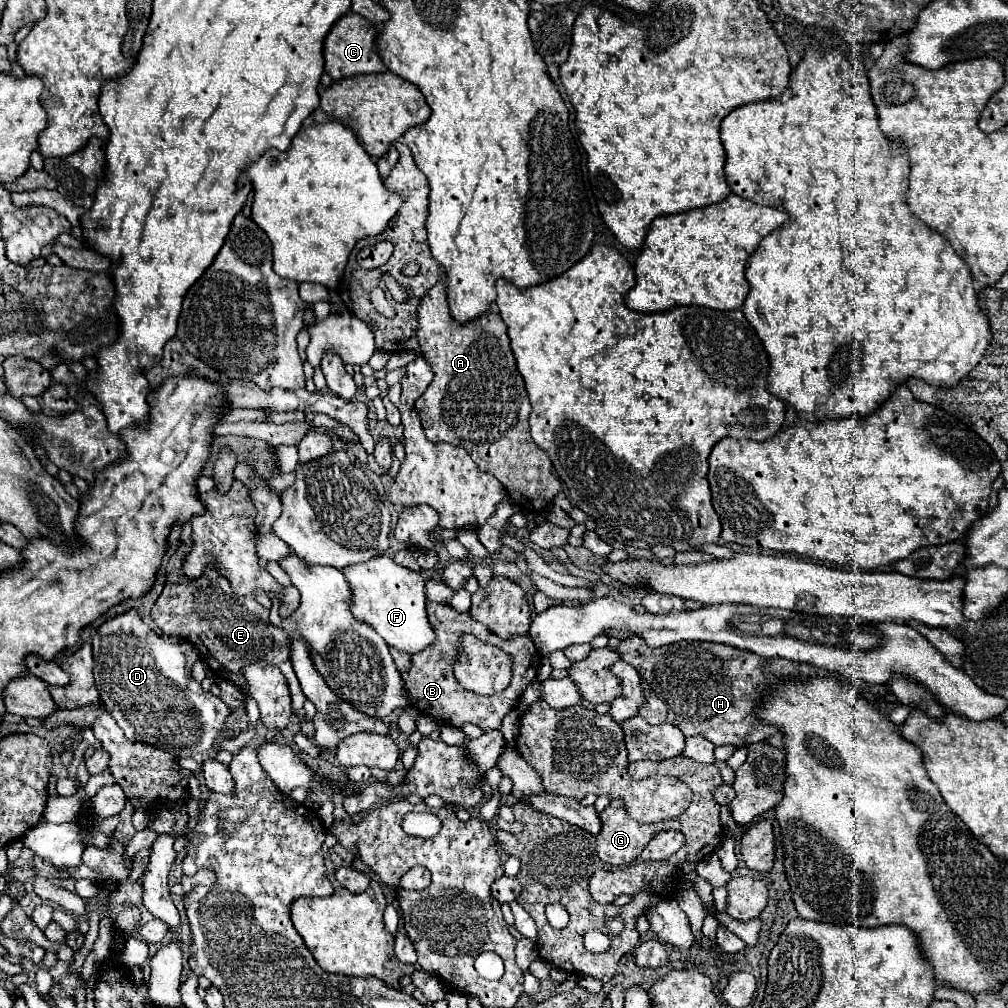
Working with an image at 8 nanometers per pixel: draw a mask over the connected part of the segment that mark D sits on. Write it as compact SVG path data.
M136 611L104 623L92 641L94 679L106 711L122 727L130 741L160 747L174 757L192 757L212 749L218 733L224 731L228 707L220 697L202 691L190 675L198 651L190 643L170 643L142 623Z

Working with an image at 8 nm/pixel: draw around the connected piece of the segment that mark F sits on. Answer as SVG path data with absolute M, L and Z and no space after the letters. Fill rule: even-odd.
M372 557L370 561L350 565L342 569L350 589L350 609L356 619L362 619L374 627L378 635L384 637L384 641L390 647L396 647L400 651L406 651L408 655L414 655L428 647L434 641L434 631L430 629L428 617L426 617L426 593L424 593L424 577L396 565L392 557Z

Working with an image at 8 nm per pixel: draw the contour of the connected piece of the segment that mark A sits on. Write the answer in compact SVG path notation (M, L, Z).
M442 283L422 297L416 315L420 353L434 373L426 393L416 401L426 439L464 447L478 469L494 475L504 485L516 507L532 513L550 509L562 485L552 473L548 455L530 437L530 401L516 369L502 317L496 311L488 311L466 325L456 323L450 319Z

